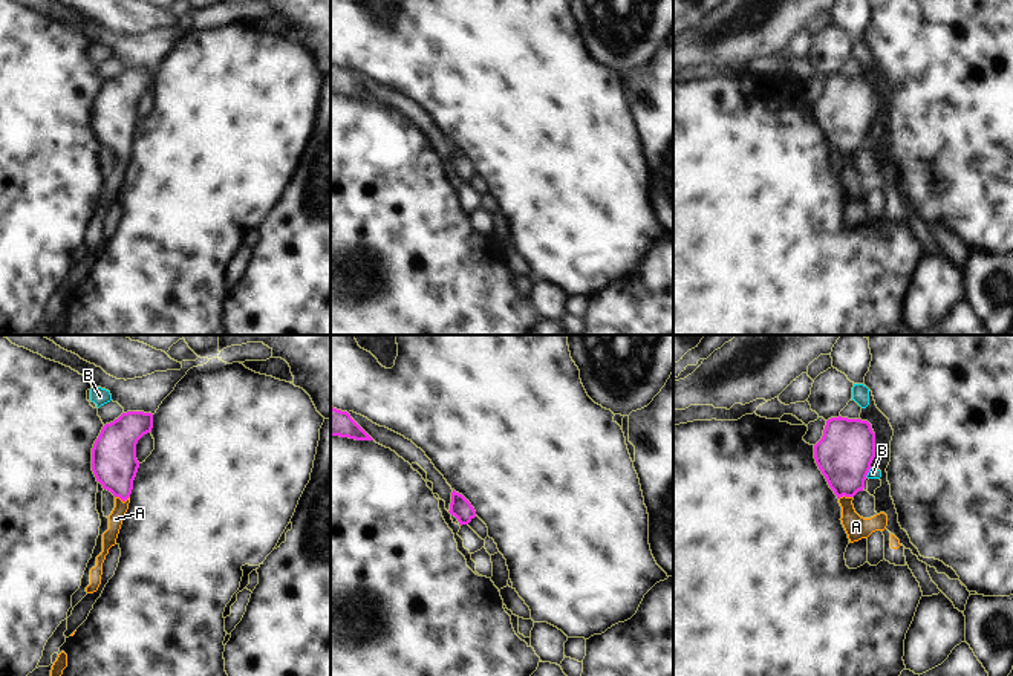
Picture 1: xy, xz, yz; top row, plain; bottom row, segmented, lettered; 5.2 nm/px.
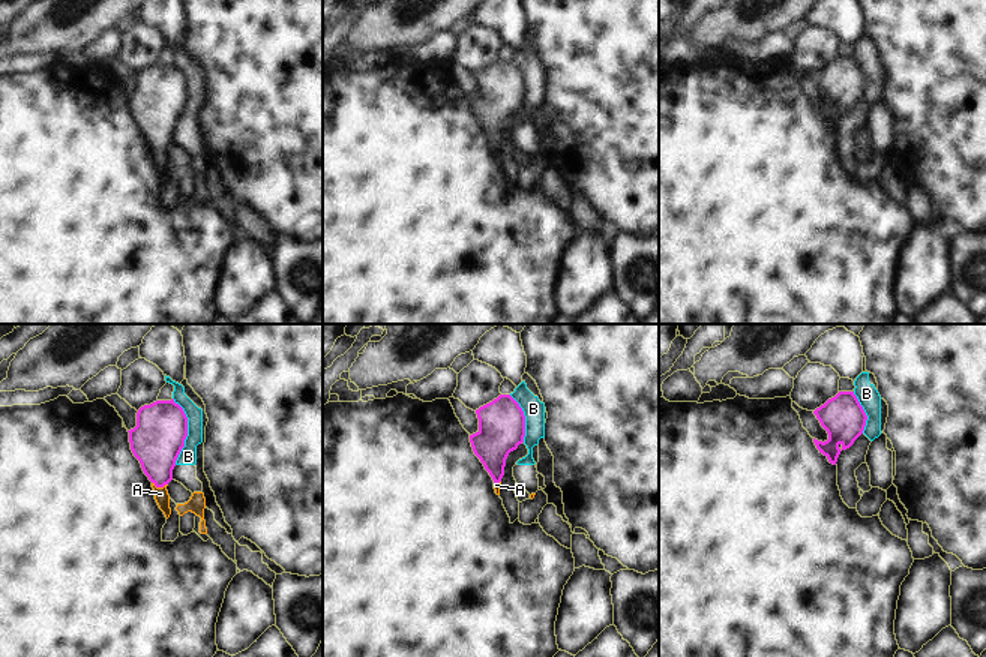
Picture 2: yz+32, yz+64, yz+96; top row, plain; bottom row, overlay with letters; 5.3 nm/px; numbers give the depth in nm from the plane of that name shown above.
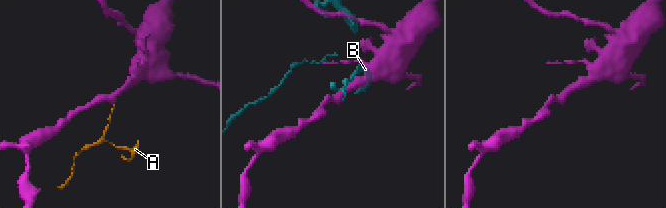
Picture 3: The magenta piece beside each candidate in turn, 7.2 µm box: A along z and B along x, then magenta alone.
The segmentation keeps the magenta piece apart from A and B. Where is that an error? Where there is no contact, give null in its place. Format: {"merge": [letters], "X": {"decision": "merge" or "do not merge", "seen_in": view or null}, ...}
{"merge": ["A"], "A": {"decision": "merge", "seen_in": "xy"}, "B": {"decision": "do not merge", "seen_in": "yz"}}

